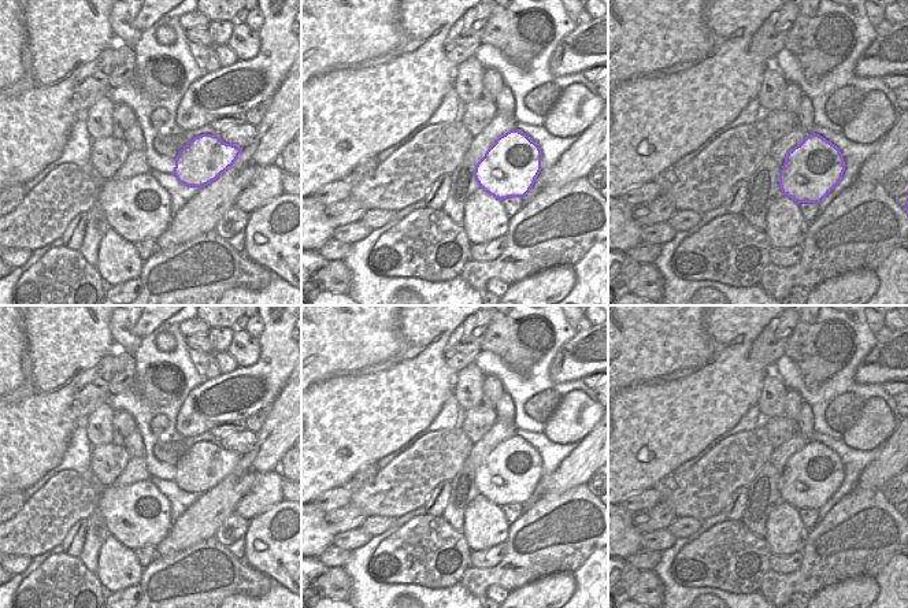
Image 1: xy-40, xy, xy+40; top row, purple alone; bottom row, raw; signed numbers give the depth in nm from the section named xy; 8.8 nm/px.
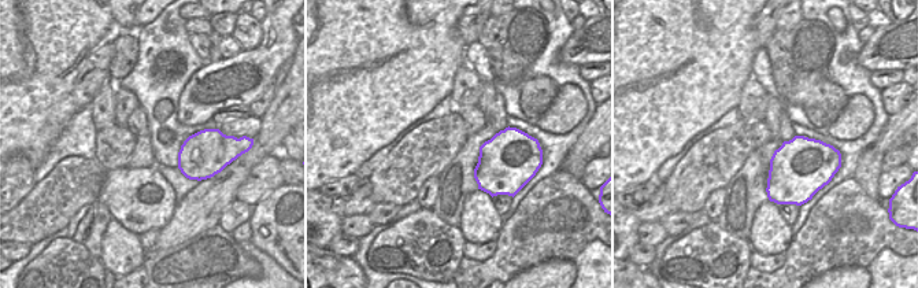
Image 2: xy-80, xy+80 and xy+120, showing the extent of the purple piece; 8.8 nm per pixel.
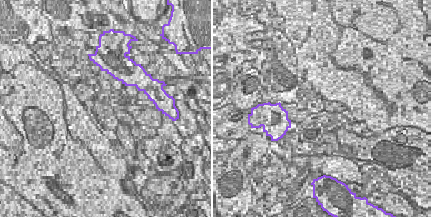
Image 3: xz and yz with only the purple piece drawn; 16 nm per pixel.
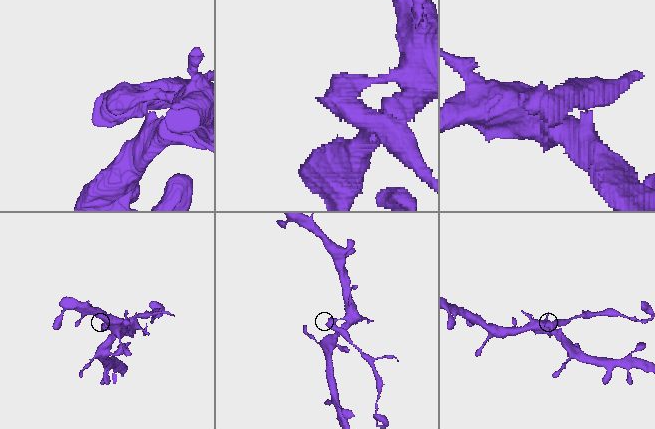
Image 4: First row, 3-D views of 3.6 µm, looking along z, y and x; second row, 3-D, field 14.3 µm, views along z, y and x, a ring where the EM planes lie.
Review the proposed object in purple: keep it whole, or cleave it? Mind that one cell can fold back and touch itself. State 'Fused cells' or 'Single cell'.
Fused cells

